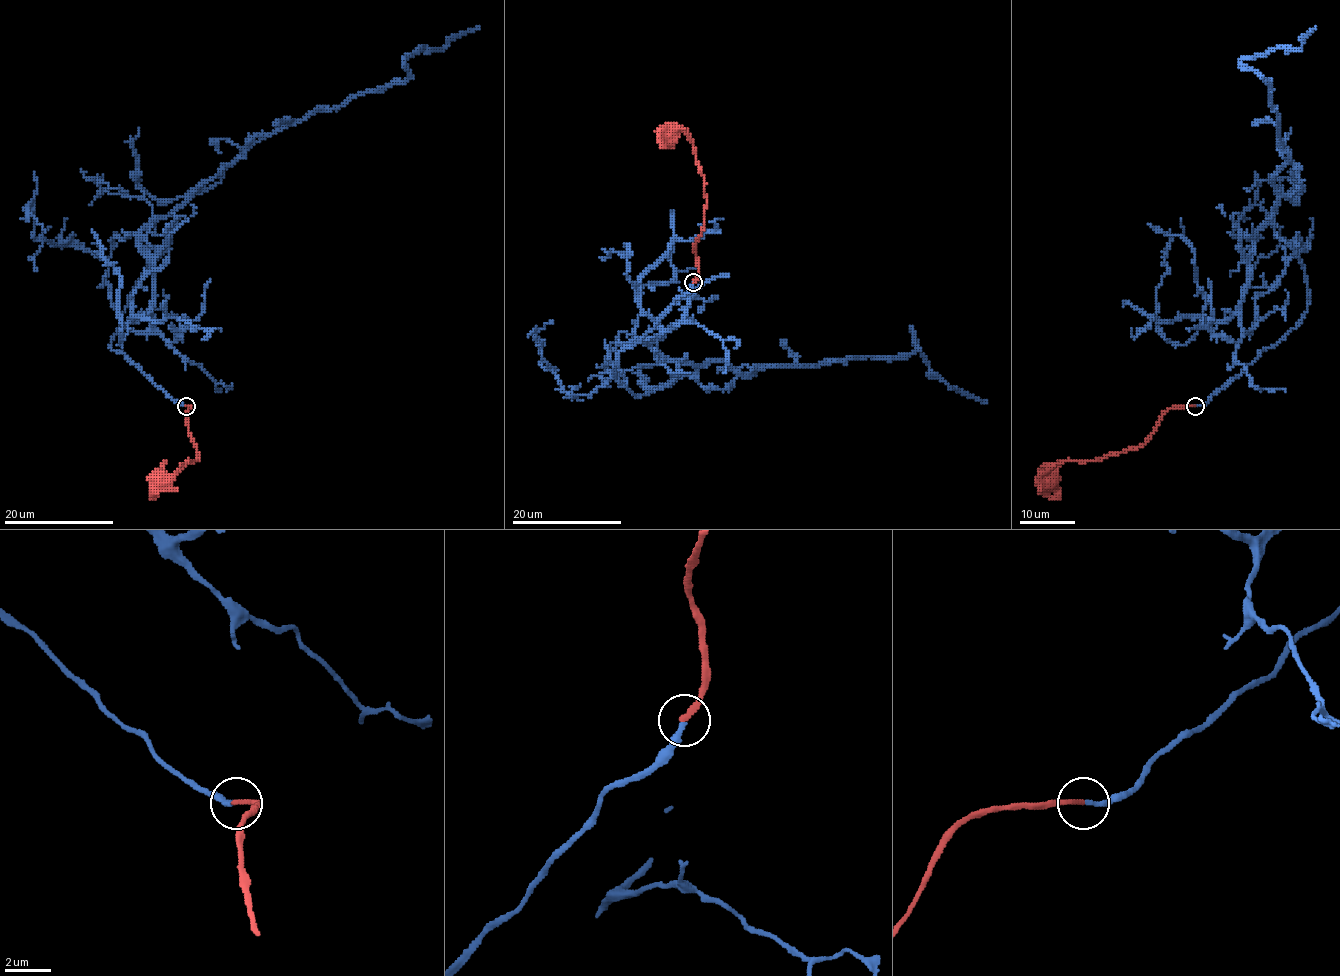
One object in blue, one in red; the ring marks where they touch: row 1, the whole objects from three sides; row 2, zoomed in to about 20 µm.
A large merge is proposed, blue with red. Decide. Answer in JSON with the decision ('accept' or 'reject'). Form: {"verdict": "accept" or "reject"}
{"verdict": "accept"}

